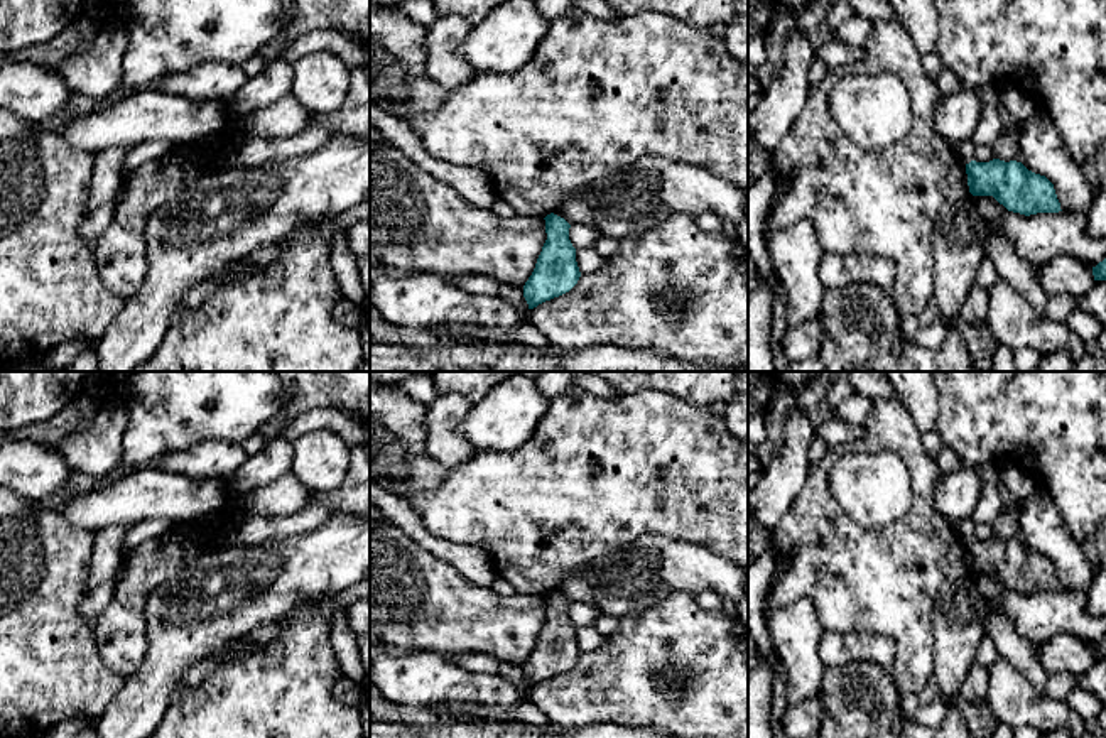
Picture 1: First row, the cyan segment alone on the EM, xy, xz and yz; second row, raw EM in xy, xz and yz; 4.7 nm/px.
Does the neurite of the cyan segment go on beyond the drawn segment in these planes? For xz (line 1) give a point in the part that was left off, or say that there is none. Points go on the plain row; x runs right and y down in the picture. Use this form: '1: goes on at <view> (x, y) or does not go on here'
1: does not go on here

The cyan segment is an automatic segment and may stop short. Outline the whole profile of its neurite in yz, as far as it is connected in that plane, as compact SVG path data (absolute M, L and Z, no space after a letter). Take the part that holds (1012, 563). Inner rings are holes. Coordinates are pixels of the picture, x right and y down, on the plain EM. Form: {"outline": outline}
{"outline": "M971 539L966 542L966 552L973 574L993 574L1008 589L1025 594L1062 589L1054 562L1045 554L1028 549L1022 540Z"}

